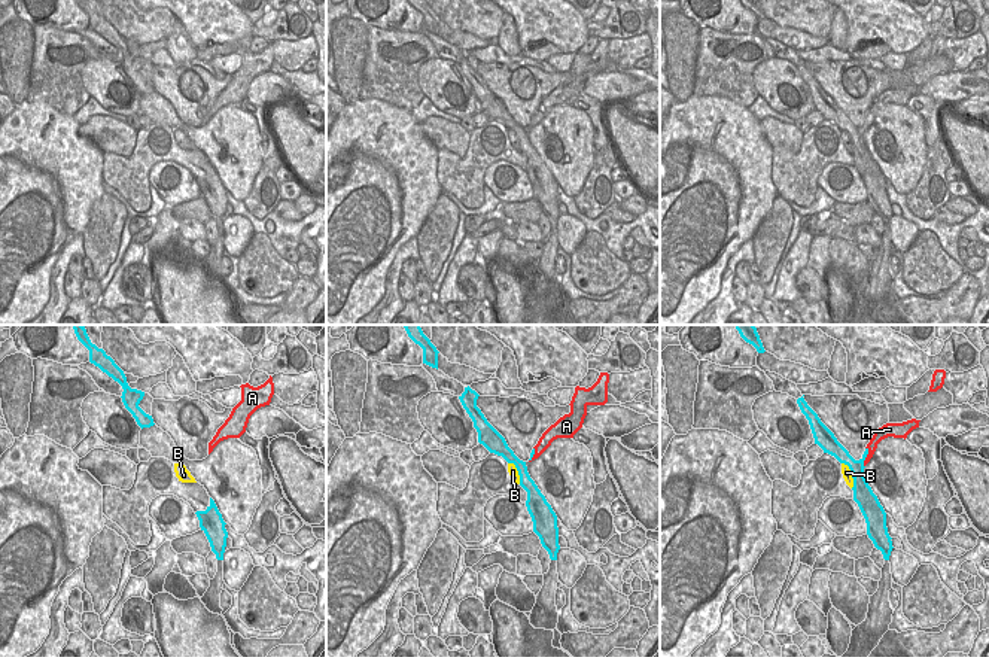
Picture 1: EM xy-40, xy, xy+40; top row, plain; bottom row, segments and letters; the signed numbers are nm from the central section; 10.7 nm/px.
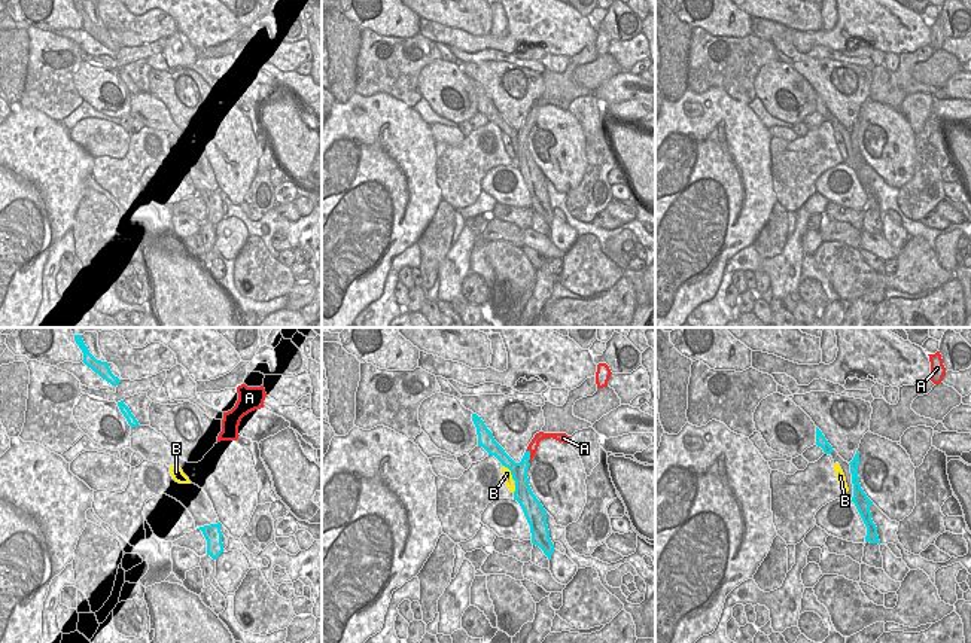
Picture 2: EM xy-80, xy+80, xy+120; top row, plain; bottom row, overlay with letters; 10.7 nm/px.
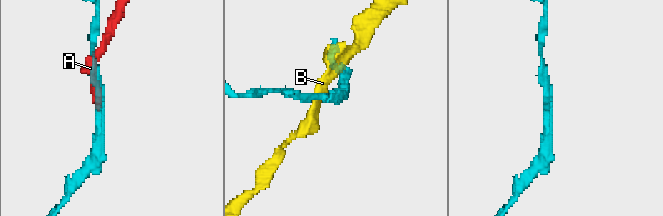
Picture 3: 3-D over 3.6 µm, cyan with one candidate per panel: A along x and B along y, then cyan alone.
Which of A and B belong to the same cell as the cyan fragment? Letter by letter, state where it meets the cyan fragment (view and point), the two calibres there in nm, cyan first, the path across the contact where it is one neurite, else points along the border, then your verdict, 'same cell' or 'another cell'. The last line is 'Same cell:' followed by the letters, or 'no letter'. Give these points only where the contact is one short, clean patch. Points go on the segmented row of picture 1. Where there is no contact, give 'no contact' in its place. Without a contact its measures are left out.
A: contact xy+40 (866, 456); calibres 160 and 120 nm; border xy+40 (867, 447), (864, 467); another cell
B: contact xy+40 (852, 474); calibres 220 and 100 nm; border xy+40 (842, 462), (851, 473), (852, 487); another cell
Same cell: no letter

